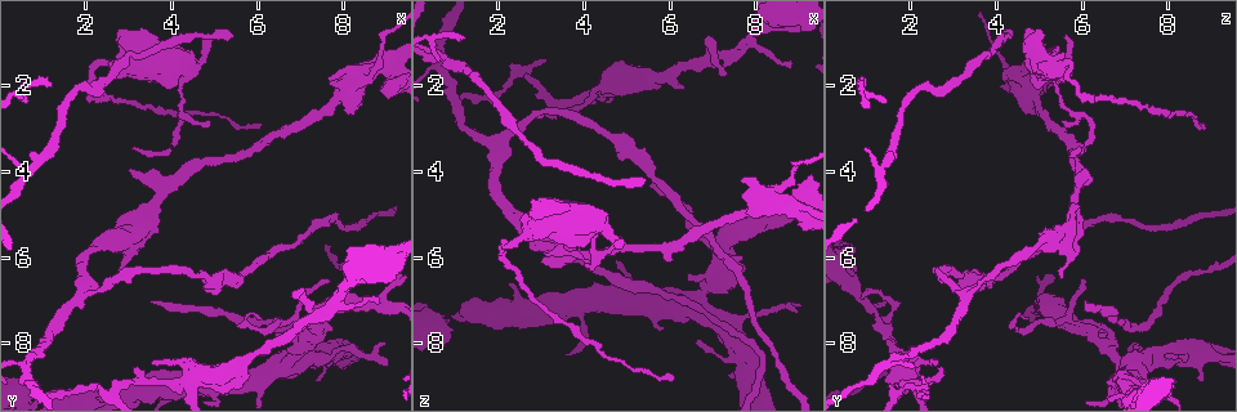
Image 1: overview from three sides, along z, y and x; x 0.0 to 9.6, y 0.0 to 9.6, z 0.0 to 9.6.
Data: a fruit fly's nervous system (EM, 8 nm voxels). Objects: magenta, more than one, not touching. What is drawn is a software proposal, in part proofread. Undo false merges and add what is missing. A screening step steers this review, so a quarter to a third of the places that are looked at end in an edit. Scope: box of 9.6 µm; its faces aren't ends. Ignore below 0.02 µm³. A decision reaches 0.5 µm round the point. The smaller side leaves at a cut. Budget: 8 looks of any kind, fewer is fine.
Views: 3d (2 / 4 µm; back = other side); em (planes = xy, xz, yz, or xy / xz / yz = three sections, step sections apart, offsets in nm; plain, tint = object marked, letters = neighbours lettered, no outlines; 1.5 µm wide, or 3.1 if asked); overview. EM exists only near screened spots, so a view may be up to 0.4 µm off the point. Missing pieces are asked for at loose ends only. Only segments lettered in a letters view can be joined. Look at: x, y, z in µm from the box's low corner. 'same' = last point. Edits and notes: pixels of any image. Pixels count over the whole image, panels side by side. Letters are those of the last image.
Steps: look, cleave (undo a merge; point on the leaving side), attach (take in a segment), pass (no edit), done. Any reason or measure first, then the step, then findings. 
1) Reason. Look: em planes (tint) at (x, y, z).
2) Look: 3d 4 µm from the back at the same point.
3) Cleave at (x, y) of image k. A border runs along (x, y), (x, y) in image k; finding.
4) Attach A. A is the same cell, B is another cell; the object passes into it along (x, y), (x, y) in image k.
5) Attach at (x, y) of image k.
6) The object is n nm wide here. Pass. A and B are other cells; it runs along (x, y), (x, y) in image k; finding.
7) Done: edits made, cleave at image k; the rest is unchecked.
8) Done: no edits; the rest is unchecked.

Branch stops here. Look: em planes (letters) at (6.45, 7.85, 6.45).

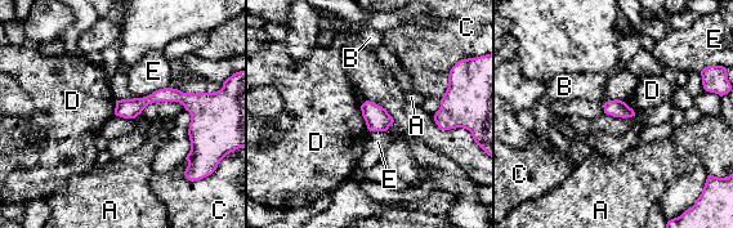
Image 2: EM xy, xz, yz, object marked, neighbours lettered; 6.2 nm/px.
Pass. A, B, C, D and E are other cells; it runs along (200, 107), (156, 95), (117, 111) in image 2; no lettered segment goes on from it.

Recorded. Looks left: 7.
Look: em xz step 8 (tint) at (8.35, 1.80, 4.70).

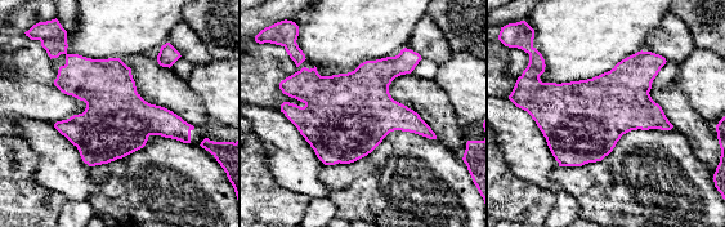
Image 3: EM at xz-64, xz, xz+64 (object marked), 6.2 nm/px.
Look: em xz step 8 (letters) at the same point.

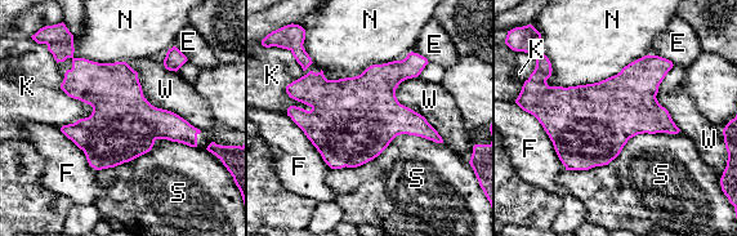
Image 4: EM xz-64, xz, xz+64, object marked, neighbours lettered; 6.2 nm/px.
The longest contact is with S, 750 nm. Pass. E, F, K, N, S and W are other cells; all the same neuron.

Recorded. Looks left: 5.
Look: em planes (letters) at (4.90, 0.80, 5.65).

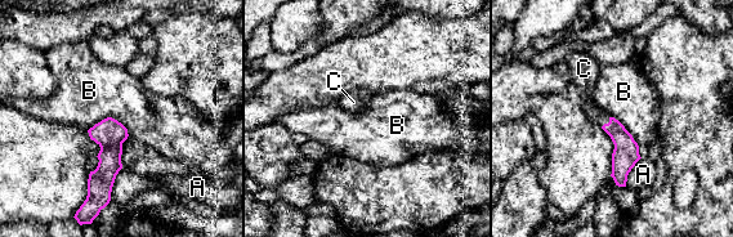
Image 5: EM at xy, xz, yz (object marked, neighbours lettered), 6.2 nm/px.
The object is 120 nm wide here. Attach at (599, 117) of image 5. C is the same cell, A and B are other cells; it goes on there.

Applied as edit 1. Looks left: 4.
Done: edits made, attach at image 5; the rest is unchecked.

